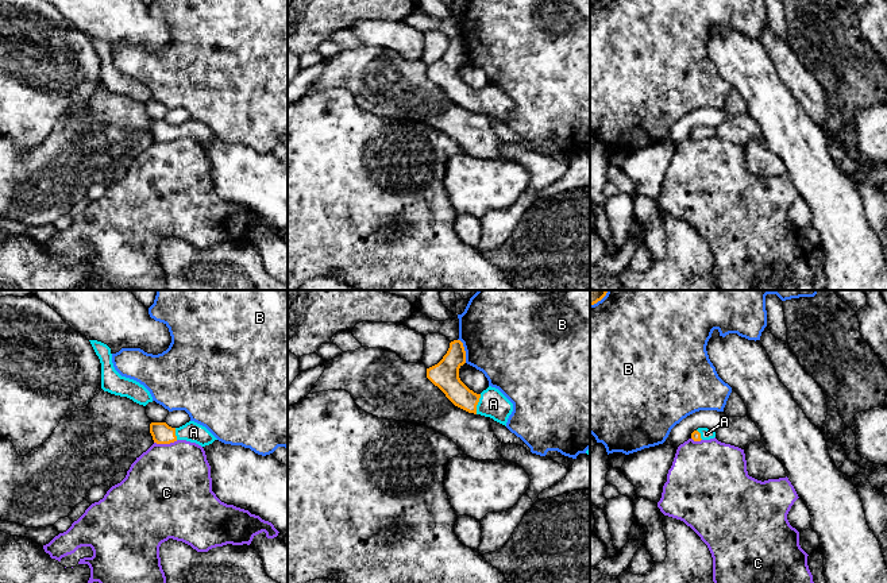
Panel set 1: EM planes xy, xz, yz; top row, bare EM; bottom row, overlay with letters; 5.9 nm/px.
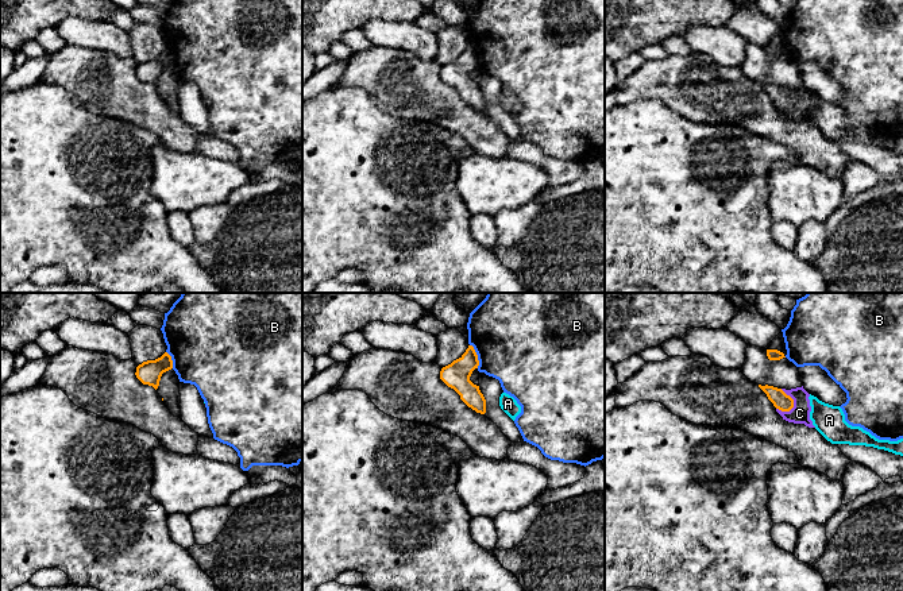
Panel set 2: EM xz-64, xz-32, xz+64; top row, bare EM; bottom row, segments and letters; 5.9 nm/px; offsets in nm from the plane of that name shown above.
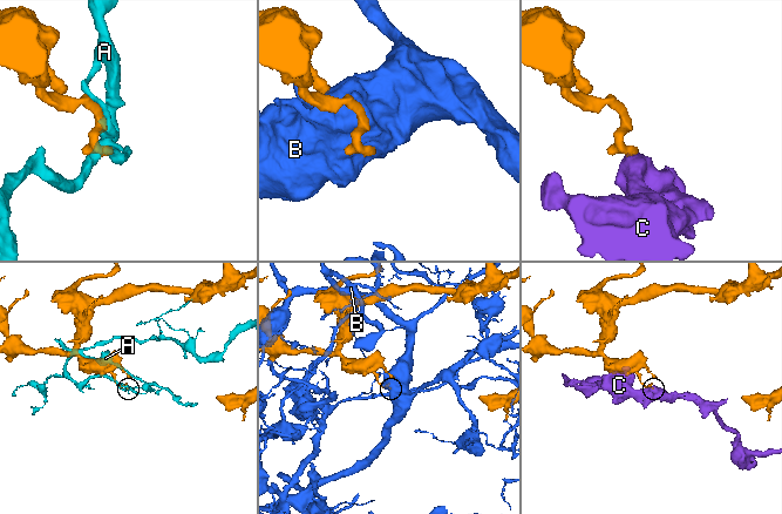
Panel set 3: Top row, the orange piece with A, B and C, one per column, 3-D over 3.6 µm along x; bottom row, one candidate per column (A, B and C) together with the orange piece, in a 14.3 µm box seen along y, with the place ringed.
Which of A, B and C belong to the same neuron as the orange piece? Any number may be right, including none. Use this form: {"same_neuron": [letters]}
{"same_neuron": []}

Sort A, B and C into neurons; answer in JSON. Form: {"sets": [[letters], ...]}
{"sets": [["A"], ["B"], ["C"]]}

